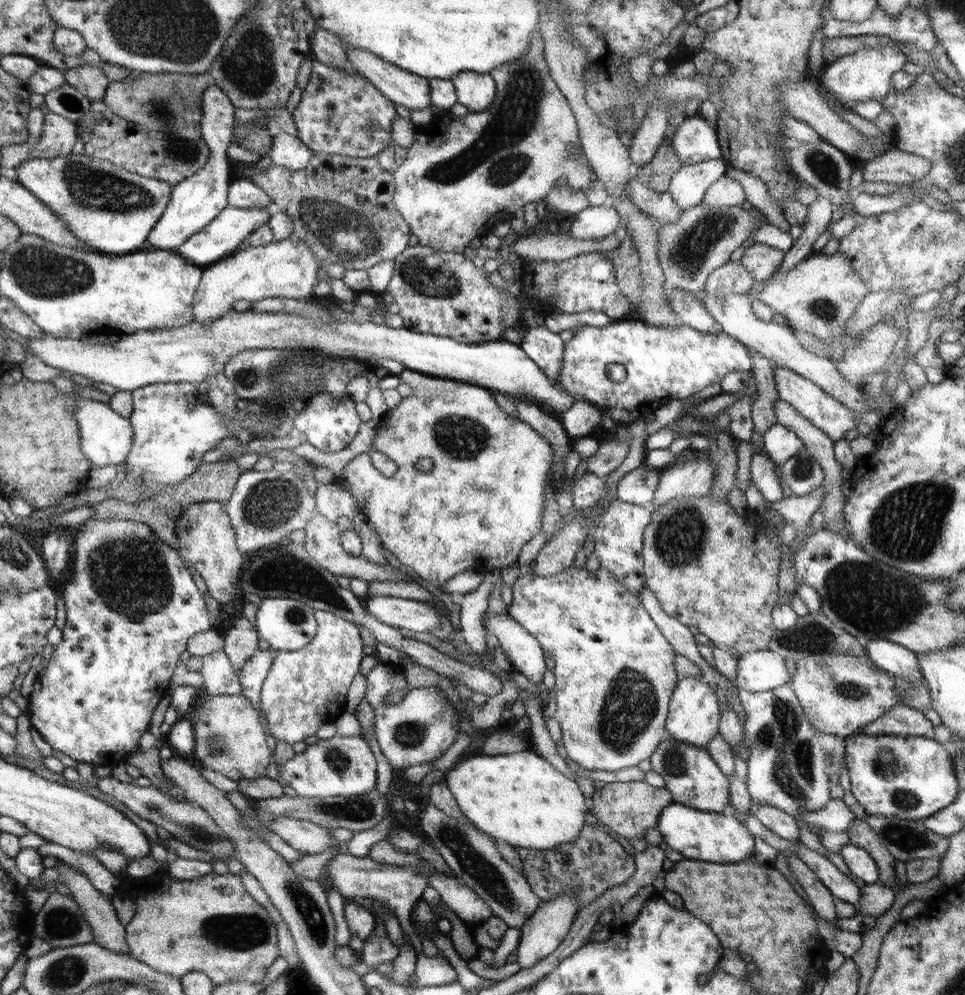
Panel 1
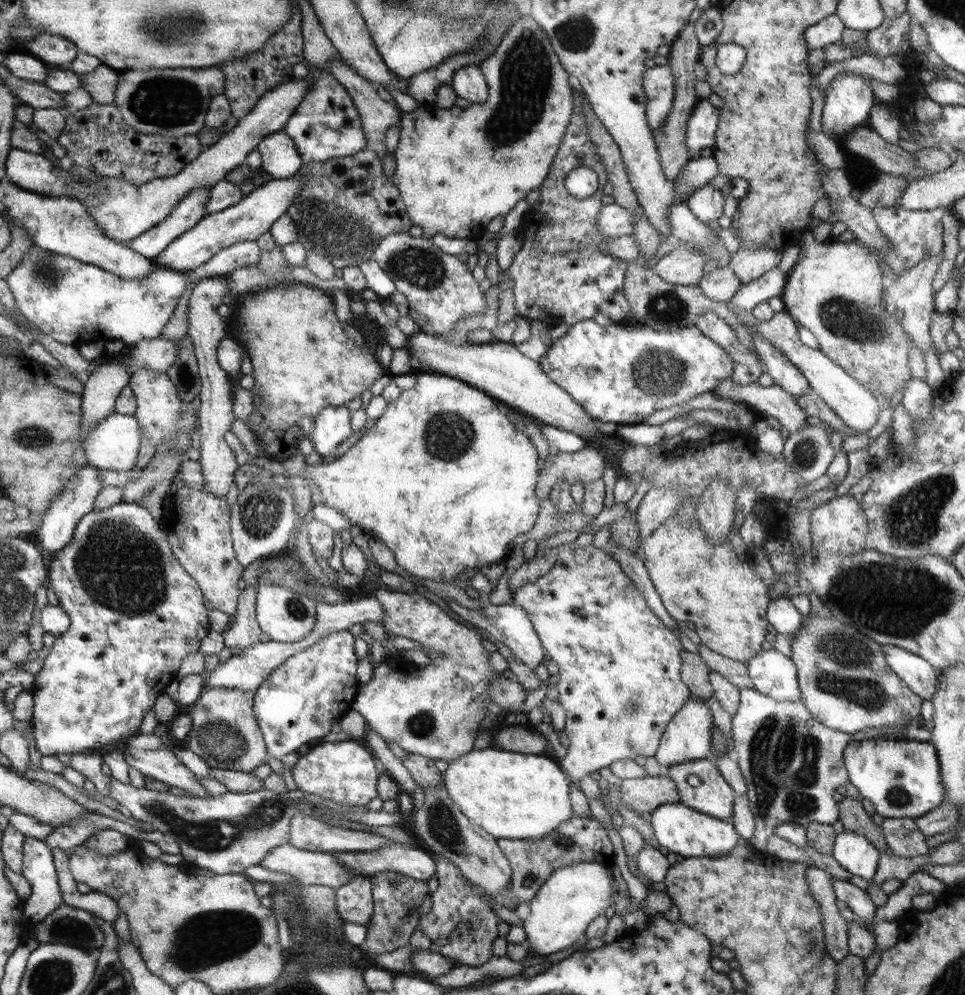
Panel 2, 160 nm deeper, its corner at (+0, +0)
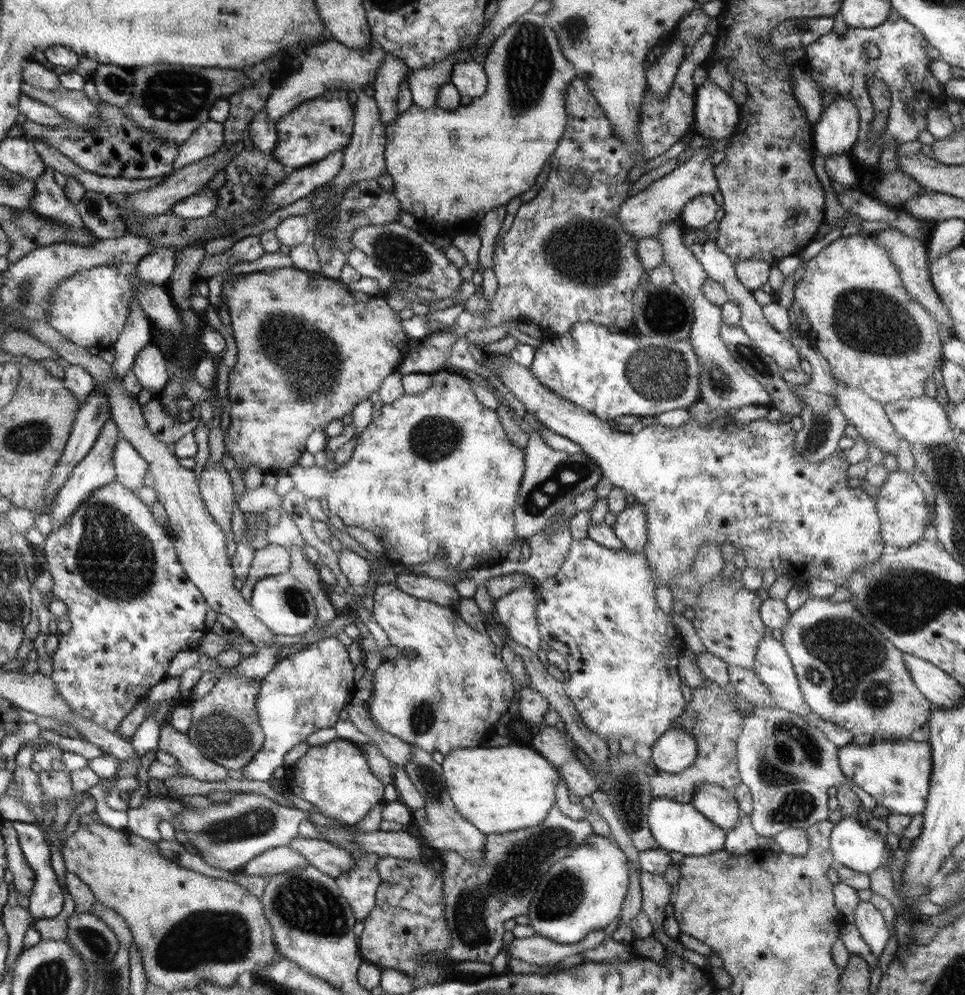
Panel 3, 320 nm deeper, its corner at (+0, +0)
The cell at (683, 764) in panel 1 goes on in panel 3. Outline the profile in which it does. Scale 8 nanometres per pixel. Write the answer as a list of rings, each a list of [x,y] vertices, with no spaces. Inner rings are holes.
[[[701,784],[693,794],[694,808],[725,831],[733,829],[740,821],[740,803],[730,793],[717,784]]]

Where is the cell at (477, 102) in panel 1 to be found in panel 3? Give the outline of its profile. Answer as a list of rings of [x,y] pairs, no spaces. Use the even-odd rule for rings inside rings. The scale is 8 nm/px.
[[[475,60],[457,62],[450,81],[462,95],[470,96],[472,99],[488,92],[489,78],[485,66]]]

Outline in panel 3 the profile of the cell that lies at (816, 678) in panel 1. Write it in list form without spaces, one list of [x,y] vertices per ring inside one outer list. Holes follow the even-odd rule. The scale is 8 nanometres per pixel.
[[[810,595],[808,600],[788,617],[788,620],[781,628],[781,643],[791,658],[804,701],[810,707],[810,710],[813,710],[822,720],[844,727],[854,735],[868,734],[870,739],[909,738],[914,730],[922,728],[928,722],[931,713],[930,706],[932,704],[918,690],[908,667],[905,665],[903,652],[897,646],[894,646],[874,625],[871,625],[866,620],[865,614],[863,615],[862,611],[856,608],[850,601],[832,602],[828,599],[819,599]]]

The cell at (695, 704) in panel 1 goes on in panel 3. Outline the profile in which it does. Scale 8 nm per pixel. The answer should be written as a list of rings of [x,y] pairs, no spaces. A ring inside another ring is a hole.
[[[672,726],[651,746],[652,766],[659,773],[678,774],[697,758],[695,738],[681,726]]]

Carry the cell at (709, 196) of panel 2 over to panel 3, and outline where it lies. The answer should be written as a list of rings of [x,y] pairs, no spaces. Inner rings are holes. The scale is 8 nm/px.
[[[702,194],[684,205],[679,219],[685,229],[702,229],[717,219],[719,210],[712,195]]]

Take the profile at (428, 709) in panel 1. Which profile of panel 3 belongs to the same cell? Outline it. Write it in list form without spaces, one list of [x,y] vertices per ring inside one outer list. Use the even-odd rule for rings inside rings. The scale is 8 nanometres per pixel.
[[[389,583],[376,586],[373,595],[374,620],[388,634],[390,644],[400,650],[410,648],[417,654],[414,658],[398,655],[396,658],[384,660],[374,670],[372,695],[365,704],[374,722],[384,732],[431,753],[438,750],[446,756],[454,749],[478,747],[486,732],[508,711],[516,692],[515,678],[502,660],[501,649],[490,640],[486,632],[470,628],[460,618],[460,612],[456,612],[456,608],[416,598]]]

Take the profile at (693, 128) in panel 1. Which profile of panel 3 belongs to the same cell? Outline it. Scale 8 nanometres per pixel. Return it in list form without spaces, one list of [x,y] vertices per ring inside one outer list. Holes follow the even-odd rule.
[[[707,80],[695,91],[694,118],[696,134],[703,138],[730,138],[740,120],[740,106]]]

